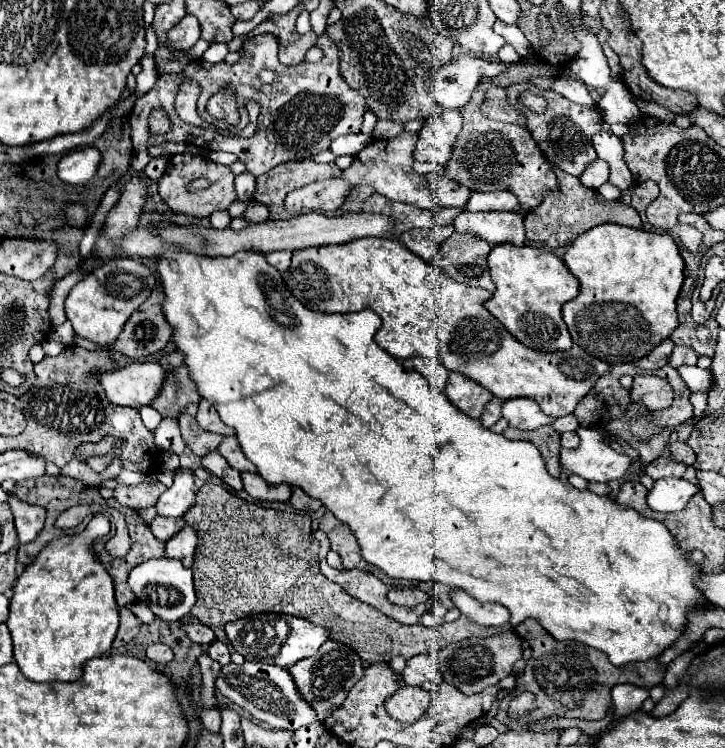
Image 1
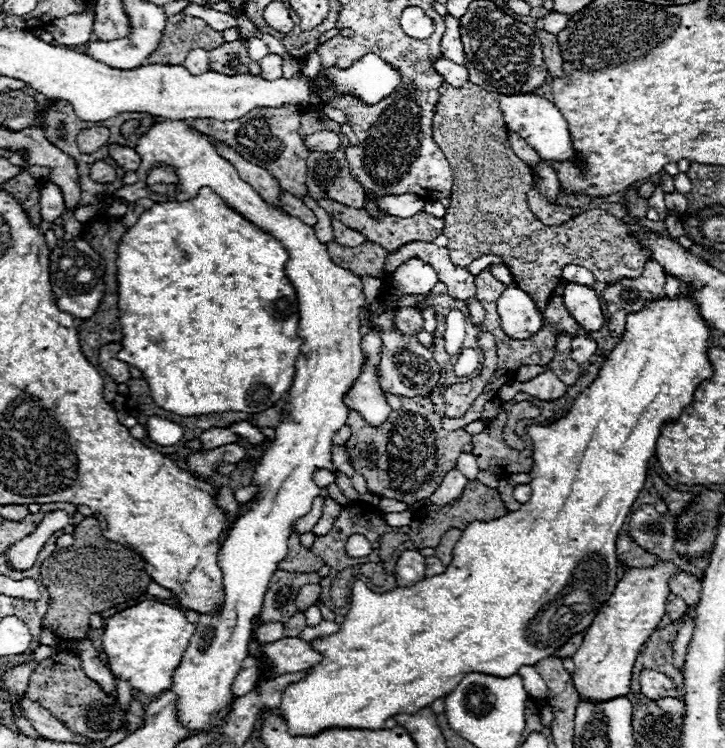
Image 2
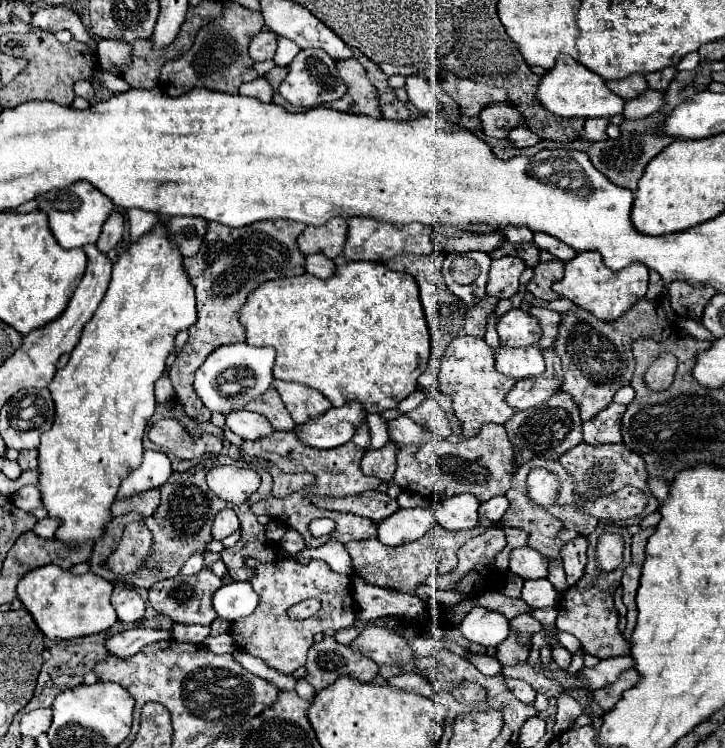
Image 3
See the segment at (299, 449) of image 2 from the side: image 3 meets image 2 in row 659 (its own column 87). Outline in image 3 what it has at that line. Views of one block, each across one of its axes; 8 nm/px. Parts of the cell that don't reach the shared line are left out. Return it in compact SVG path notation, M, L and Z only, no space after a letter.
M78 182L78 186L72 186L70 190L50 190L50 194L42 194L42 198L36 200L40 204L40 210L48 214L52 234L56 236L58 244L66 250L94 244L102 232L104 222L116 210L114 202L106 198L100 190L94 190L90 182Z

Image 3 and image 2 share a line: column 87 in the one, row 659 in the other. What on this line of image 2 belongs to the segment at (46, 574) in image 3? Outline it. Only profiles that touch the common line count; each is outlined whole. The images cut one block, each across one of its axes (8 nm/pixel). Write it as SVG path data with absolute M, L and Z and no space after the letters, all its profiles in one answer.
M660 560L654 568L630 568L616 584L610 600L600 608L584 634L582 646L574 654L576 670L572 672L572 680L580 700L602 702L612 700L614 696L626 696L630 692L636 656L664 616L666 596L670 594L666 580L678 572L678 566Z

